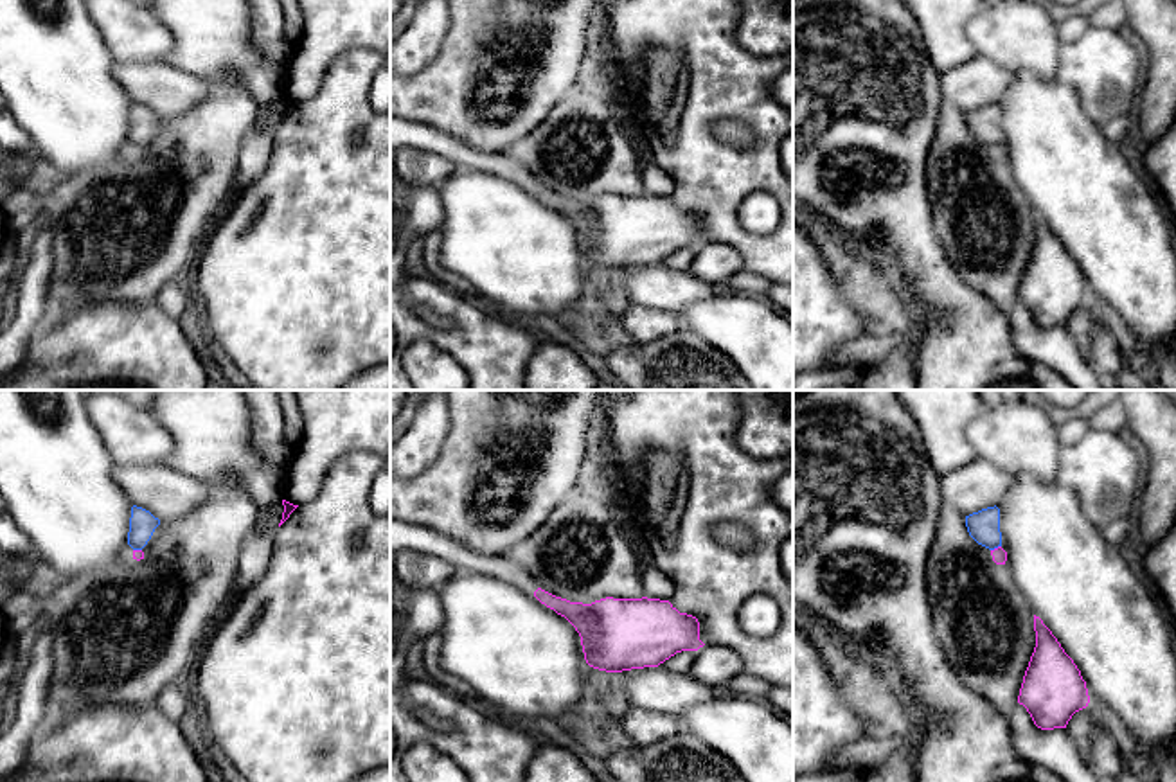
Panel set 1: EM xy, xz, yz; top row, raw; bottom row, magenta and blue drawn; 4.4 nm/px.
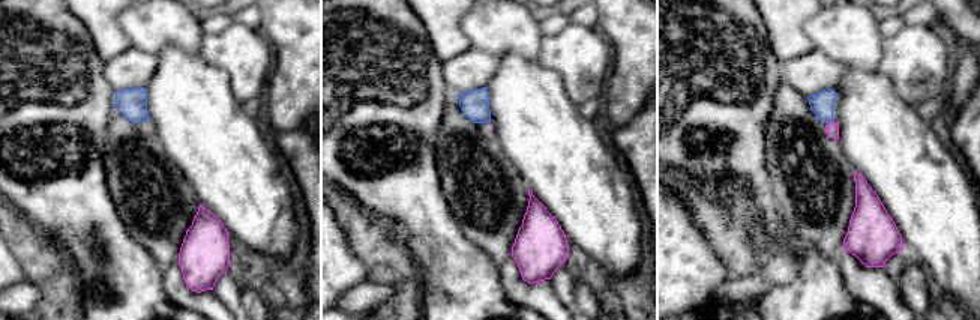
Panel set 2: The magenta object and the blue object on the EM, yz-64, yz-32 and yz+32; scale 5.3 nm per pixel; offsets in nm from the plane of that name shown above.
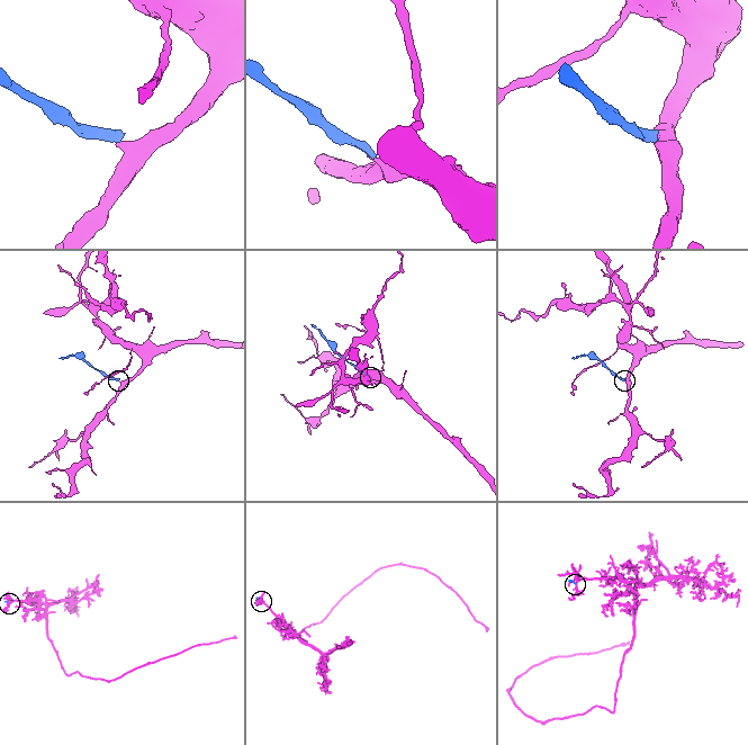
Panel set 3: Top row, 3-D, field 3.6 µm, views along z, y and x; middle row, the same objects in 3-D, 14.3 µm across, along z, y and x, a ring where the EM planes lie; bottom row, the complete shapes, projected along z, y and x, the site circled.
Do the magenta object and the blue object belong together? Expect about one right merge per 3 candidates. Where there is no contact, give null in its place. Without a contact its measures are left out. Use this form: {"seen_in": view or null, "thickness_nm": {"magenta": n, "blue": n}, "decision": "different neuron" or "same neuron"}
{"seen_in": "yz", "thickness_nm": {"magenta": 70, "blue": 140}, "decision": "different neuron"}

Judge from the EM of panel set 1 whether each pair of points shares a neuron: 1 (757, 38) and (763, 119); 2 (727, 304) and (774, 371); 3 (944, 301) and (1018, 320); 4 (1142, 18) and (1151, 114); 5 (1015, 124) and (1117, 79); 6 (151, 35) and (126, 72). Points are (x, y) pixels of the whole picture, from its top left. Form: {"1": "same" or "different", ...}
{"1": "different", "2": "same", "3": "different", "4": "same", "5": "different", "6": "different"}

